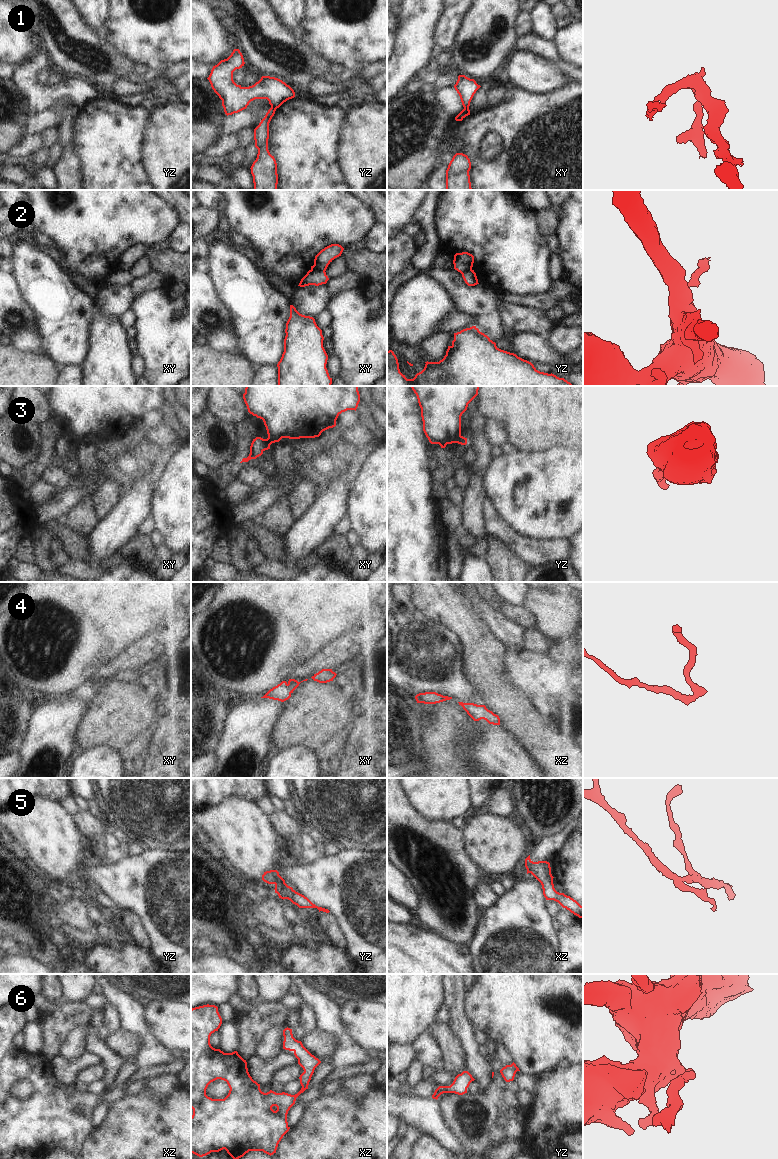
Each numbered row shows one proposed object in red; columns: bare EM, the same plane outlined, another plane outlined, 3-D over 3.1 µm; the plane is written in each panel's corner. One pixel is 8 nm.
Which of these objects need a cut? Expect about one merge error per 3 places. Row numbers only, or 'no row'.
1, 2, 3, 5

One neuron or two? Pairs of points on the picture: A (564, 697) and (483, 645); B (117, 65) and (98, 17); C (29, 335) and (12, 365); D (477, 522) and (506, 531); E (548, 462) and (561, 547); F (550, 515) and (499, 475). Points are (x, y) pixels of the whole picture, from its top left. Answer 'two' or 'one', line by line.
A: two
B: two
C: two
D: two
E: two
F: one

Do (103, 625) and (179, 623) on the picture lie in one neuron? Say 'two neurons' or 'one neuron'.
two neurons

